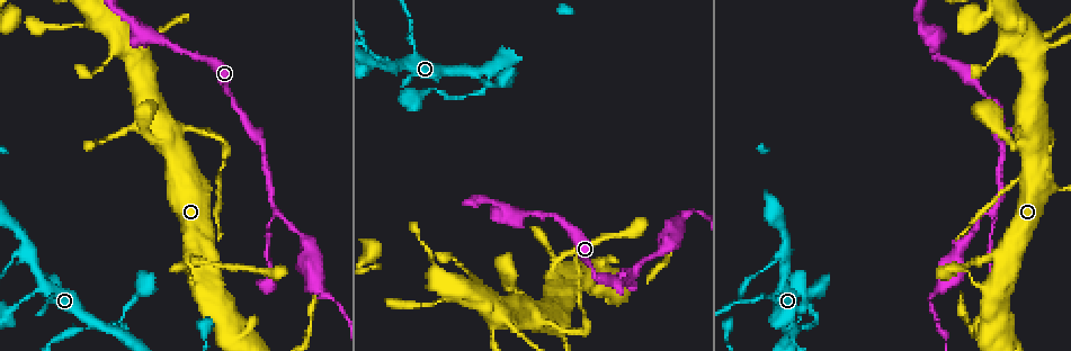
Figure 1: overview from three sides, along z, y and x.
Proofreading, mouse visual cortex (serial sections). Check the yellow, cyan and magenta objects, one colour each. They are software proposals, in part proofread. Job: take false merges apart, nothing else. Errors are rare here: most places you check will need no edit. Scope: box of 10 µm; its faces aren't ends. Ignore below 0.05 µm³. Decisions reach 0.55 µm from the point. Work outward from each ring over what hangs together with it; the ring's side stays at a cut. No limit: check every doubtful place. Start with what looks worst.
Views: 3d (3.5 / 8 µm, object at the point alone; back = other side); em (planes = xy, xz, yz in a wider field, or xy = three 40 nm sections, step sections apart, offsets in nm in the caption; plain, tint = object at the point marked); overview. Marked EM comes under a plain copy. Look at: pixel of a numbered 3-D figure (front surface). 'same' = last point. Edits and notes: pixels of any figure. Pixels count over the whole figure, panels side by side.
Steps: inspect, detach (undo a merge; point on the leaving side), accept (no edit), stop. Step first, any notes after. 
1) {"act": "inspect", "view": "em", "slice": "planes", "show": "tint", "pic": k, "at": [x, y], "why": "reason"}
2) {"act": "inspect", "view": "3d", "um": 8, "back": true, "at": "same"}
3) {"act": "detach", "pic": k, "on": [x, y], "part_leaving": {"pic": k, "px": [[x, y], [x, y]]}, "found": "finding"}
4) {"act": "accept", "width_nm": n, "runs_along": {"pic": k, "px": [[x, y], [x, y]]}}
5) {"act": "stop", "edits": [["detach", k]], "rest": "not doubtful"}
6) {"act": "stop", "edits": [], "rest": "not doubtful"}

{"act": "inspect", "view": "3d", "um": 8, "pic": 1, "at": [562, 330], "why": "sharp bend"}

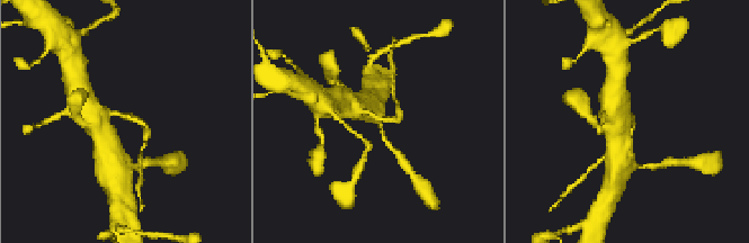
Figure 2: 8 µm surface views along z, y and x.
{"act": "inspect", "view": "3d", "um": 3.5, "at": "same"}

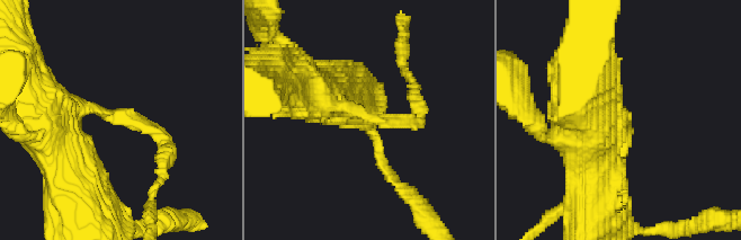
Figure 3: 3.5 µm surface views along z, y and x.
{"act": "inspect", "view": "em", "slice": "xy", "step": 3, "show": "tint", "pic": 3, "at": [116, 116], "arm_widths_nm": [200, 400]}

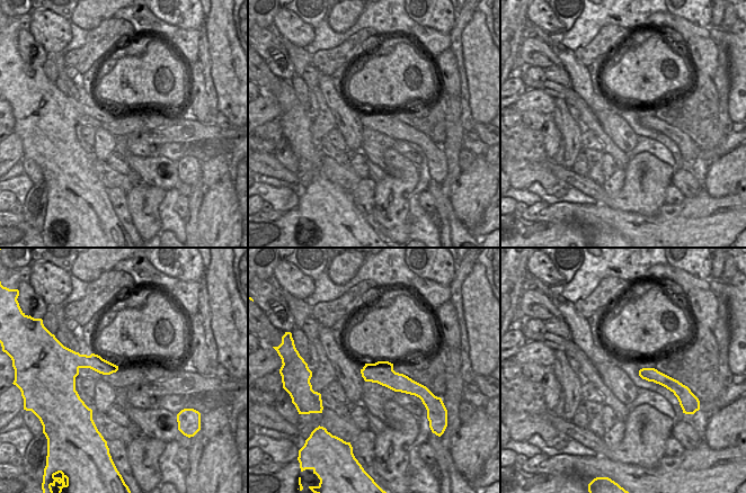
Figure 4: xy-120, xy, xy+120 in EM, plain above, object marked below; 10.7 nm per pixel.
{"act": "accept", "width_nm": 240, "runs_along": {"pic": 4, "px": [[364, 370], [382, 373], [419, 392]]}, "found": "all the same cell"}

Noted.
{"act": "inspect", "view": "3d", "um": 3.5, "pic": 1, "at": [114, 332], "why": "four-way junction"}

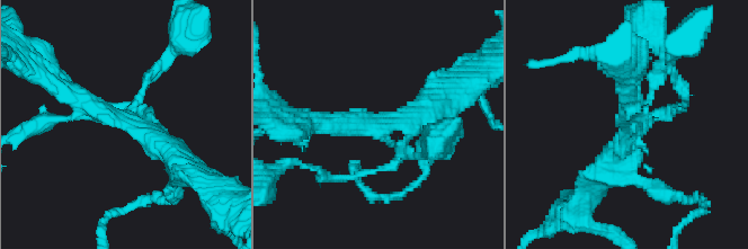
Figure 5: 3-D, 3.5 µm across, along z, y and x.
{"act": "inspect", "view": "em", "slice": "xy", "step": 3, "show": "tint", "pic": 5, "at": [383, 127], "why": "need the tissue"}

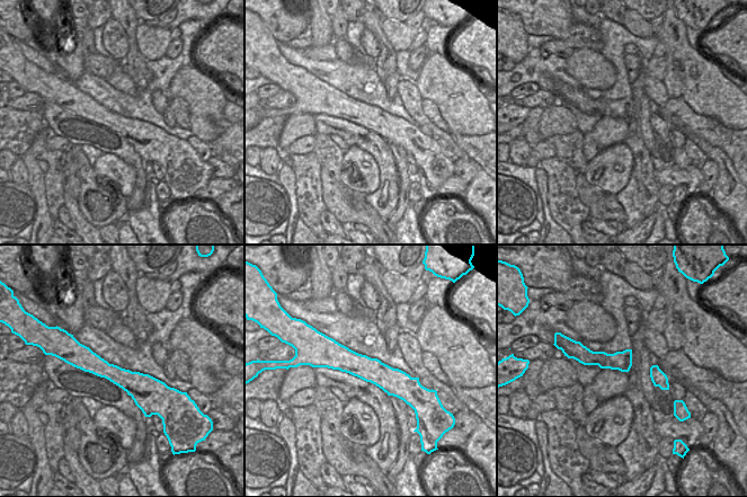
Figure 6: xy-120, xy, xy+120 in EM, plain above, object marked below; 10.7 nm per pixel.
{"act": "accept", "runs_along": {"pic": 6, "px": [[322, 364], [352, 362], [417, 385]]}, "found": "one cell here"}

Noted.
{"act": "inspect", "view": "3d", "um": 3.5, "back": true, "pic": 1, "at": [634, 277], "why": "side arm on a straight run"}

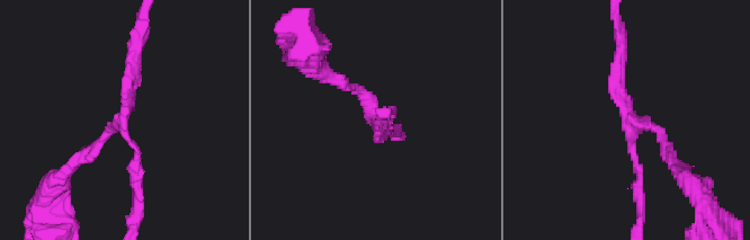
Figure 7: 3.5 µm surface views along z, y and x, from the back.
{"act": "inspect", "view": "em", "slice": "xy", "step": 1, "show": "tint", "pic": 7, "at": [124, 116], "arms": 3, "arm_widths_nm": [100, 150, 200], "why": "need the tissue"}

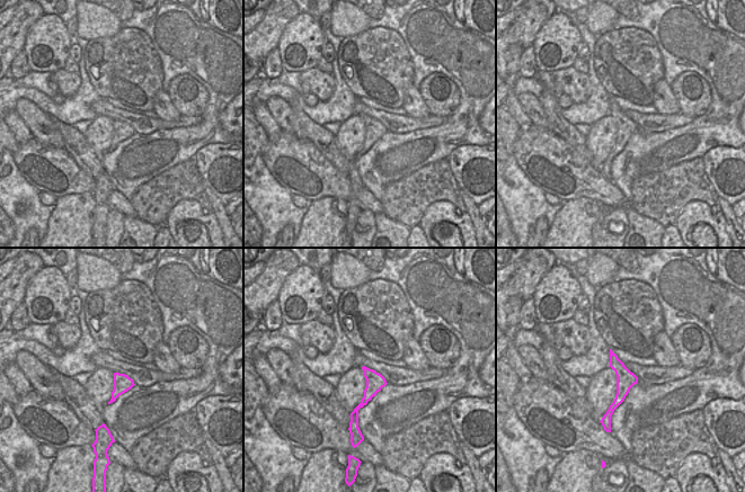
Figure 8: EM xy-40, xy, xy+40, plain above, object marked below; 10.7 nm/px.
{"act": "accept", "runs_along": {"pic": 7, "px": [[137, 47], [126, 113], [81, 158]]}, "found": "all the same cell"}

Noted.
{"act": "inspect", "view": "3d", "um": 3.5, "pic": 1, "at": [26, 255], "why": "three arms meet"}

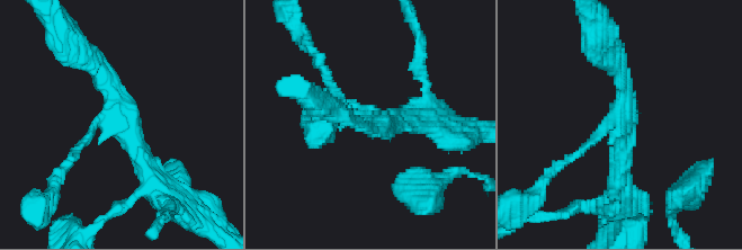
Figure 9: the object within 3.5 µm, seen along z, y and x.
{"act": "inspect", "view": "em", "slice": "xy", "step": 5, "show": "tint", "pic": 9, "at": [374, 123]}

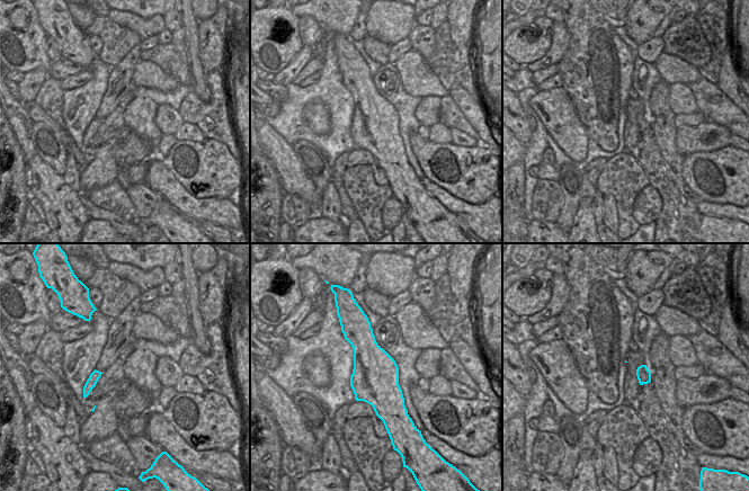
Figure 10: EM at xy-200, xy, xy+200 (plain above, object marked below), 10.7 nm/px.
{"act": "accept", "arms": 3, "arm_widths_nm": [150, 200, 250], "runs_along": {"pic": 9, "px": [[160, 188], [108, 81], [85, 56]]}, "found": "all the same cell"}

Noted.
{"act": "stop", "edits": [], "rest": "not doubtful"}

